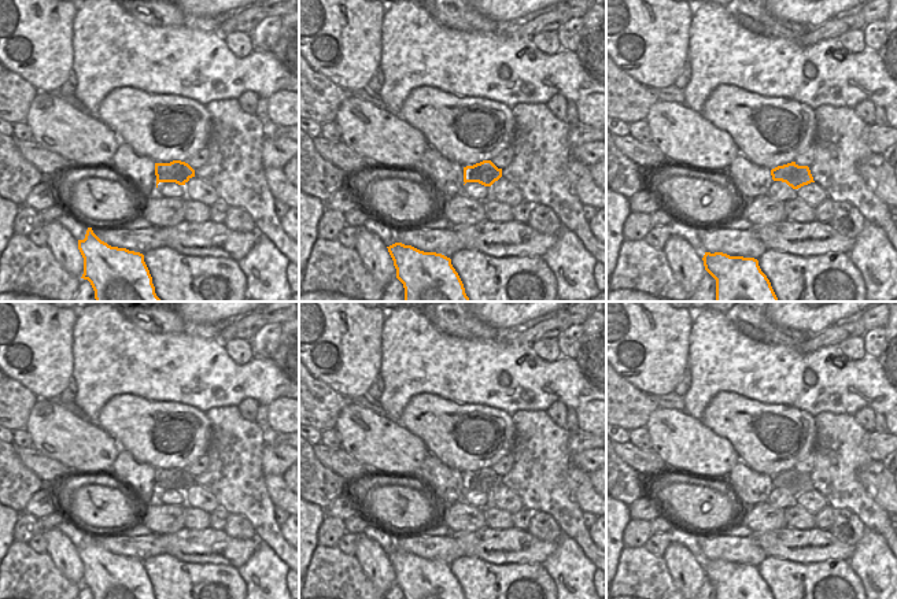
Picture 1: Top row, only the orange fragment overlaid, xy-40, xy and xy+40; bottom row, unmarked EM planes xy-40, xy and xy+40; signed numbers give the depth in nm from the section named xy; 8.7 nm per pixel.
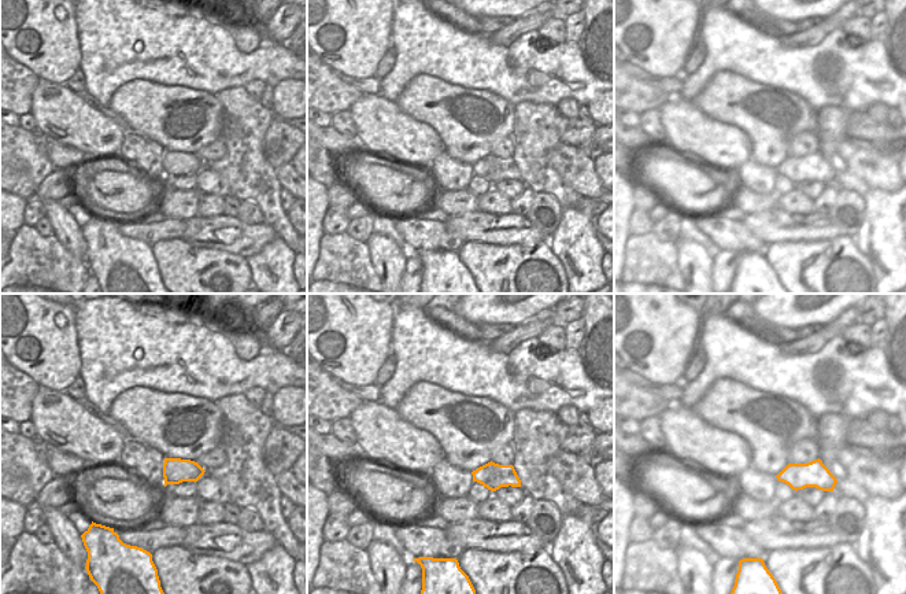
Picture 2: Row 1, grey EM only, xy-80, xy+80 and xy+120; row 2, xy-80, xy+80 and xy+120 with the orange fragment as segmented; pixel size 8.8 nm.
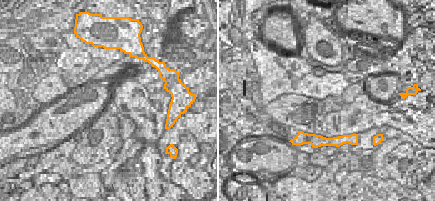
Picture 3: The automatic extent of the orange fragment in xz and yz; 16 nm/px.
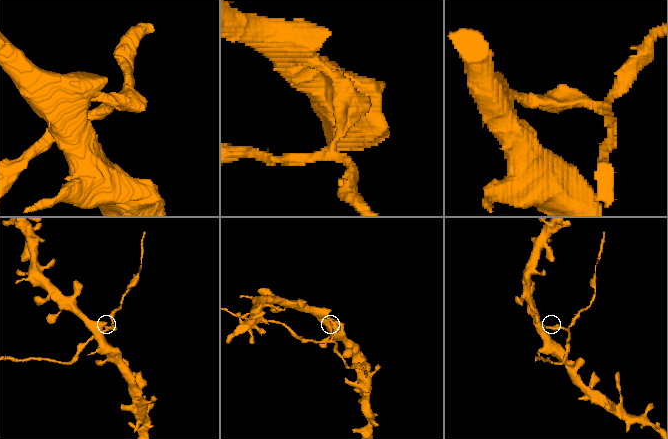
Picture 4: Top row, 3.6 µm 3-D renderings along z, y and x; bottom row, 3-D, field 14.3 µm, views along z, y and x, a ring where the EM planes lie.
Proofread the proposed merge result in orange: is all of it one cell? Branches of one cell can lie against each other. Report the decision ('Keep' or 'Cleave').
Cleave.

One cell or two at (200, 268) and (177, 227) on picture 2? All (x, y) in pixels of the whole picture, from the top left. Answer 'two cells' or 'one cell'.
two cells

